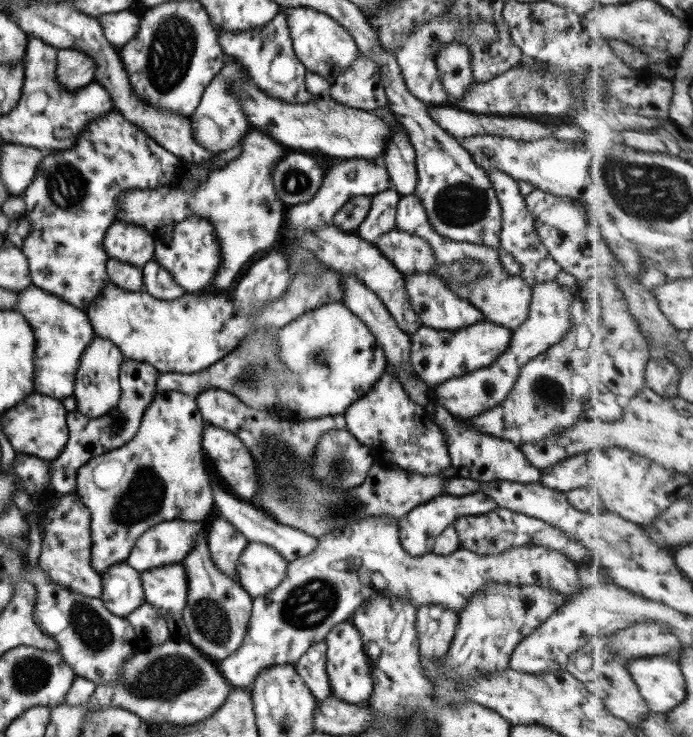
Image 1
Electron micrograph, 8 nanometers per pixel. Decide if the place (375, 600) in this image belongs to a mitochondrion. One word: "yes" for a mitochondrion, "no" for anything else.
no

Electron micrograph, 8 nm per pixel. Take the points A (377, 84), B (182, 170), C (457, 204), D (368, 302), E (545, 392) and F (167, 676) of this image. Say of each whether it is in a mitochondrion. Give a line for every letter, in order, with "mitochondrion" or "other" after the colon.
A: other
B: other
C: mitochondrion
D: other
E: mitochondrion
F: mitochondrion

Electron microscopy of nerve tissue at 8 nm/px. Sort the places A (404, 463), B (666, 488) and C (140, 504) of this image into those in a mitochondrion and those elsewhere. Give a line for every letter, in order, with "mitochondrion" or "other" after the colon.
A: other
B: other
C: mitochondrion

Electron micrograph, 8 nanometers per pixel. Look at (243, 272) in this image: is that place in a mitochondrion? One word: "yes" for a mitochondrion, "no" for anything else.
no

